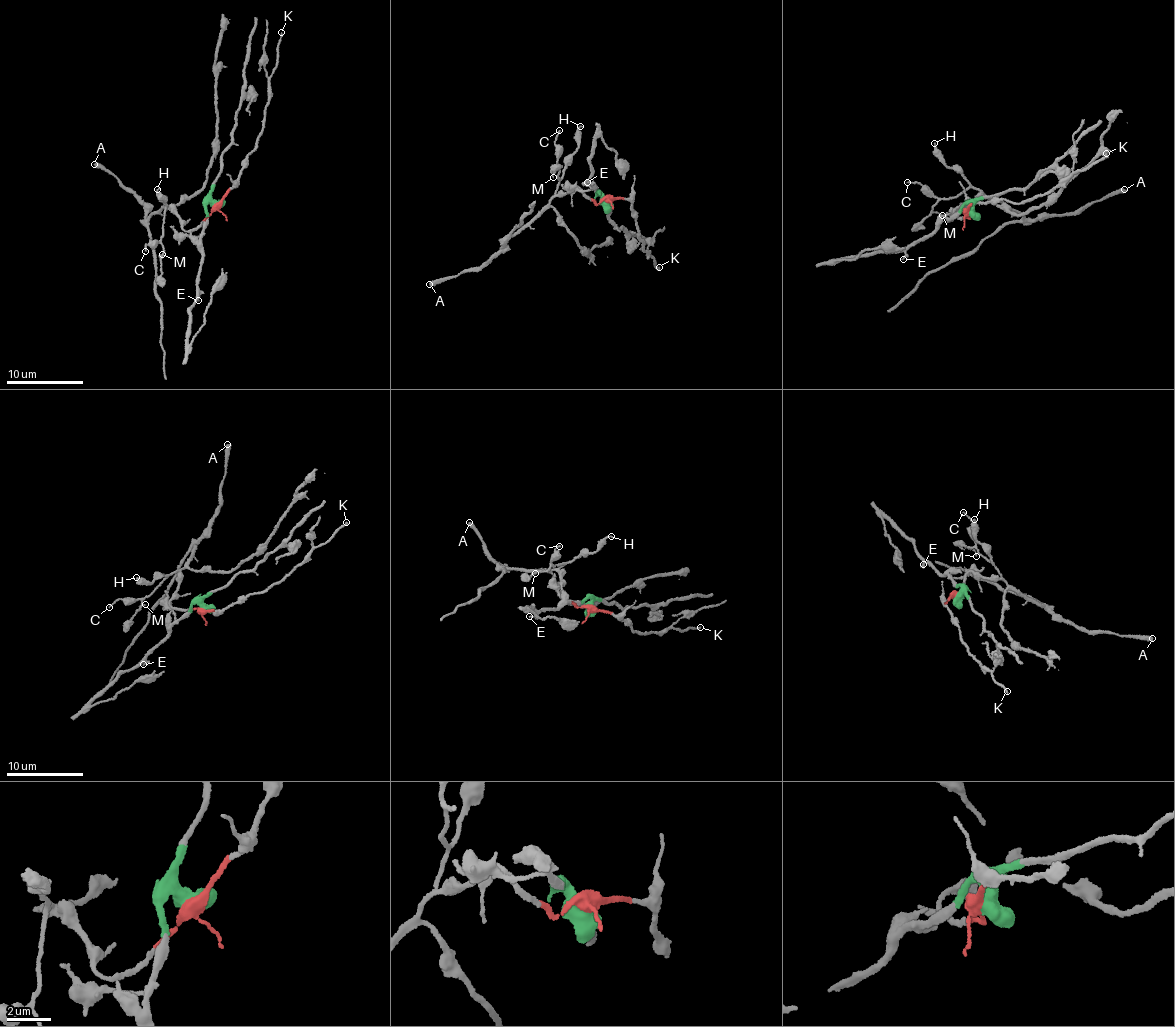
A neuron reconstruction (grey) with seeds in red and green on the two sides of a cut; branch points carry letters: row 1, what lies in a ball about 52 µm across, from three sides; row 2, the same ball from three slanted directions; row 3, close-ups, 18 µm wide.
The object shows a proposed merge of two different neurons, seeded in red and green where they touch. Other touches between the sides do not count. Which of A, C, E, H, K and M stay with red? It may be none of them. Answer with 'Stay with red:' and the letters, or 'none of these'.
Stay with red: A, C, H, K, M

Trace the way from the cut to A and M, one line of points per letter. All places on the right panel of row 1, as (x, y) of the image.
A: (967, 211), (967, 216), (957, 216), (955, 210), (982, 197), (1028, 219), (1039, 220), (1076, 211), (1125, 189)
M: (967, 211), (967, 216), (953, 212), (974, 199), (979, 190), (968, 186), (933, 206), (932, 211), (942, 215)

